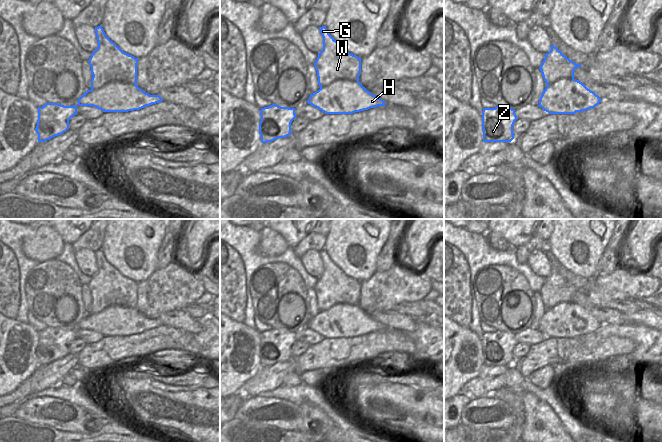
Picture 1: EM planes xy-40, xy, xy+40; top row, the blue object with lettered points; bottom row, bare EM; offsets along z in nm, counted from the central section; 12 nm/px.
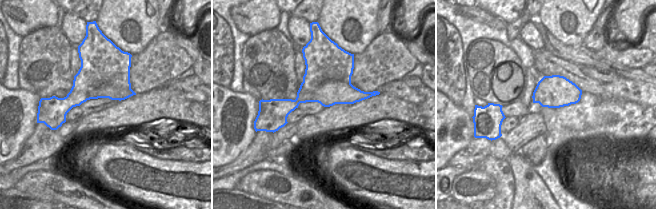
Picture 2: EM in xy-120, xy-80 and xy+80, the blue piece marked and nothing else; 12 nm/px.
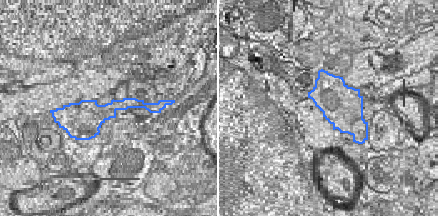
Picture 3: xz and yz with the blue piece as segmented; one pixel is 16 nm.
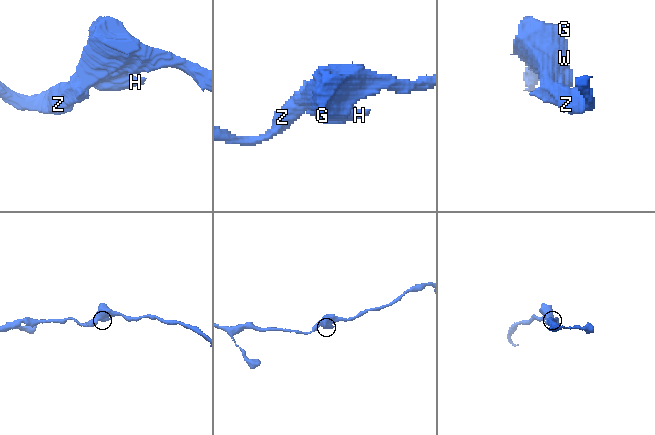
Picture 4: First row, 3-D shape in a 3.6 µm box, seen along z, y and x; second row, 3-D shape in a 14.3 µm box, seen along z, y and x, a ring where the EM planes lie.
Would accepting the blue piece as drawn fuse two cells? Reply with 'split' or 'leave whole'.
split

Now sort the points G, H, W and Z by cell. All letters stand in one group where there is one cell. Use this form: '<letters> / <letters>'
G W Z / H

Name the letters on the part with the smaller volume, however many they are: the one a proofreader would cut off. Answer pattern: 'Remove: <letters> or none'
Remove: H

